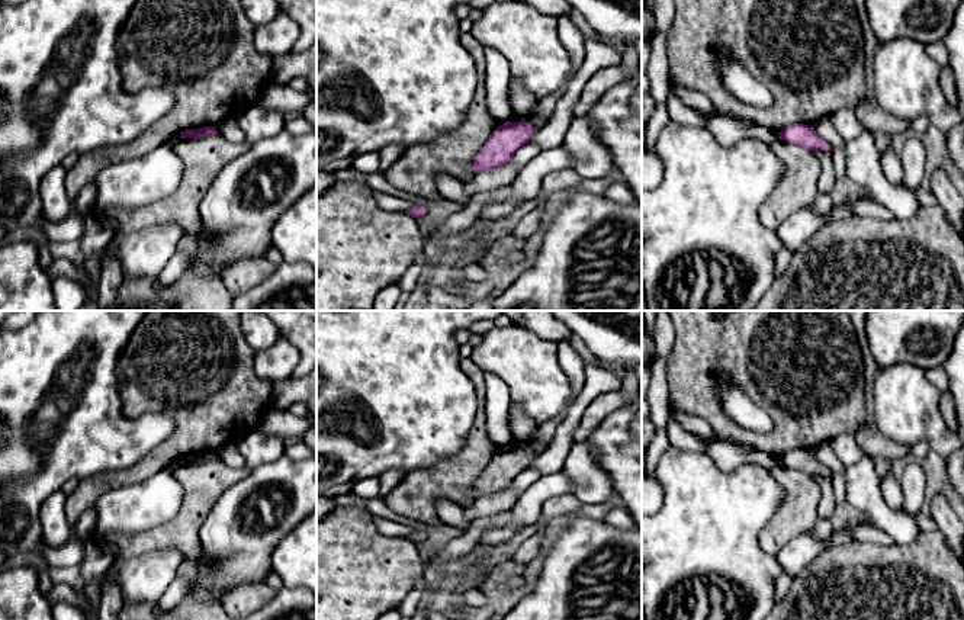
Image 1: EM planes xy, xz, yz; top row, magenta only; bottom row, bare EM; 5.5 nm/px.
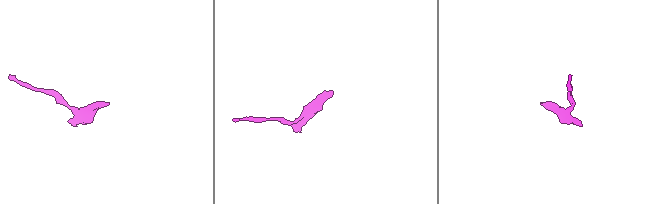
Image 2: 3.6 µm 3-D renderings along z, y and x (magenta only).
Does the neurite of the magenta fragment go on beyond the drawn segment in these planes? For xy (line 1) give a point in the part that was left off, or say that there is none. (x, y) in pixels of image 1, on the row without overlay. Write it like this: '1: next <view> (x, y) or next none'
1: next none

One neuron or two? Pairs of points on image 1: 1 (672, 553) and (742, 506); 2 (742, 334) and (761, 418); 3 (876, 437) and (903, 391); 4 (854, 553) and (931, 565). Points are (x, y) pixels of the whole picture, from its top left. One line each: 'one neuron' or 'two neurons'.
1: one neuron
2: two neurons
3: two neurons
4: one neuron

